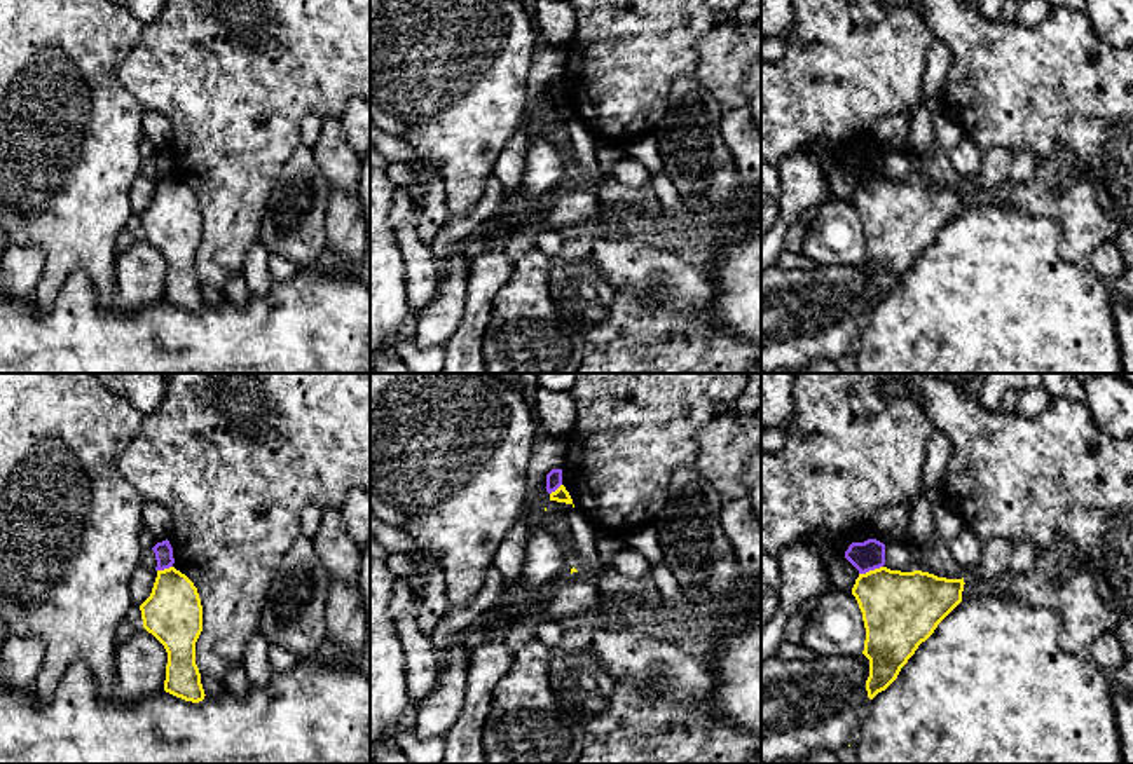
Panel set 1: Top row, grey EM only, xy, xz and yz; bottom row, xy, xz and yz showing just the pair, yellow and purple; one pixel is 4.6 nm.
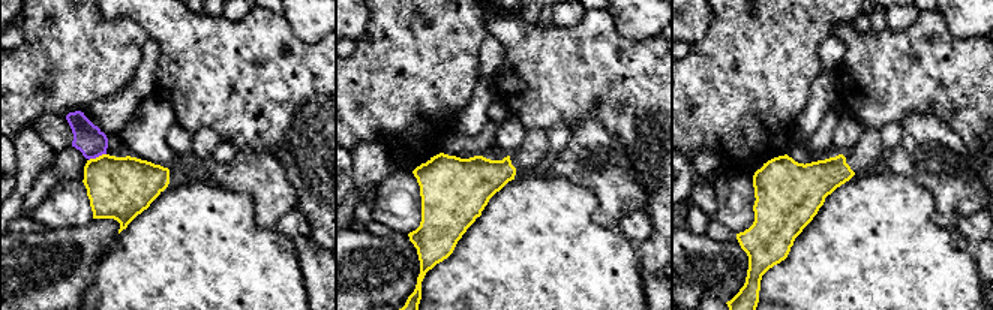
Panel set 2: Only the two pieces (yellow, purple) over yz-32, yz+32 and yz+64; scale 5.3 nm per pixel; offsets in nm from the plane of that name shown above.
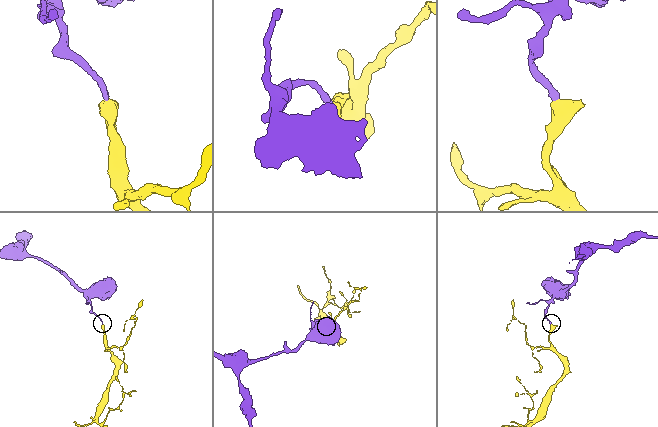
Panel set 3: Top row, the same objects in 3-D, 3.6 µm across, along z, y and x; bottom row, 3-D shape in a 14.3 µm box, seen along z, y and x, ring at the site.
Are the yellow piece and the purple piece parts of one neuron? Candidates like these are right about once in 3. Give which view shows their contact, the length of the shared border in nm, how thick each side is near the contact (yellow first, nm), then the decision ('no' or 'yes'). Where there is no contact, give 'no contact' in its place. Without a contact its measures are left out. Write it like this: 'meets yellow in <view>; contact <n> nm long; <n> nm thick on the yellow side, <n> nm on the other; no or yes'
meets yellow in yz; contact 120 nm long; 360 nm thick on the yellow side, 140 nm on the other; no

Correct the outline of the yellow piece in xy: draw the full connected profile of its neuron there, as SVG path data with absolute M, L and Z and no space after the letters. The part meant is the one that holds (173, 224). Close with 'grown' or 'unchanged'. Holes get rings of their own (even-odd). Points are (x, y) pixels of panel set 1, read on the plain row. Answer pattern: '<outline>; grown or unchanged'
M175 176L157 180L152 202L140 220L143 237L168 262L164 300L185 310L203 310L206 304L196 274L203 215L194 192Z; unchanged

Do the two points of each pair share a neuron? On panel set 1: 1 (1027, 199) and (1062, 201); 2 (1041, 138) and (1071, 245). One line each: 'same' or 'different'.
1: same
2: different

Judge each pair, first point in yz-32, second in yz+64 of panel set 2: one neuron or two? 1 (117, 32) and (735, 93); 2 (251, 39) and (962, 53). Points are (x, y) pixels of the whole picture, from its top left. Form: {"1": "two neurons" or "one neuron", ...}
{"1": "one neuron", "2": "one neuron"}

